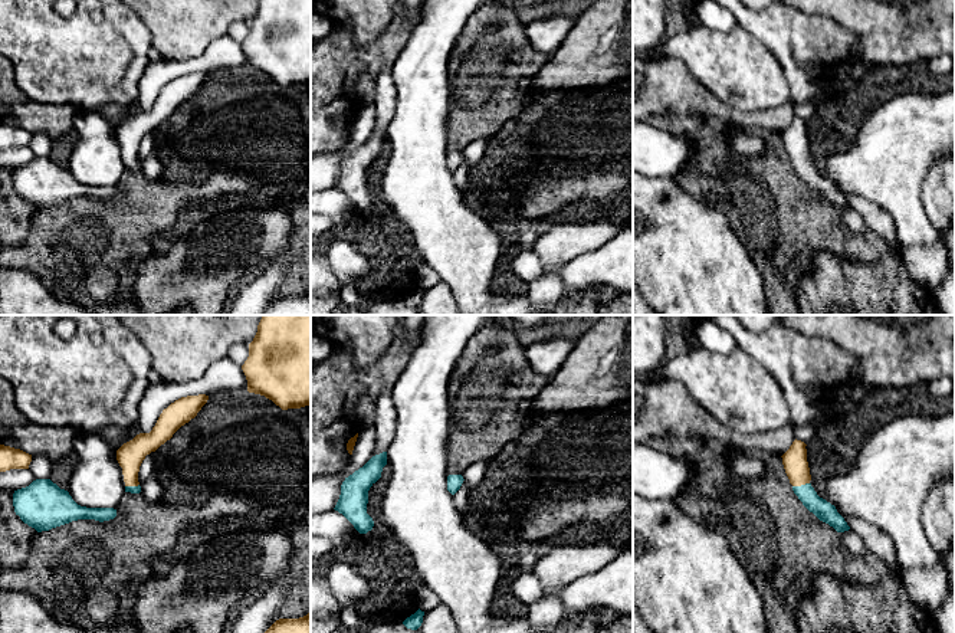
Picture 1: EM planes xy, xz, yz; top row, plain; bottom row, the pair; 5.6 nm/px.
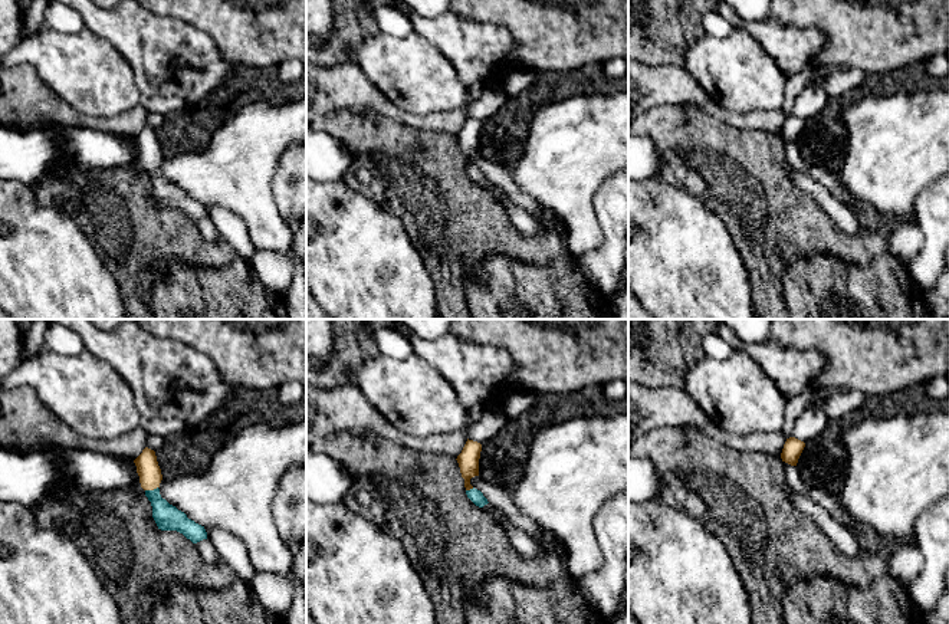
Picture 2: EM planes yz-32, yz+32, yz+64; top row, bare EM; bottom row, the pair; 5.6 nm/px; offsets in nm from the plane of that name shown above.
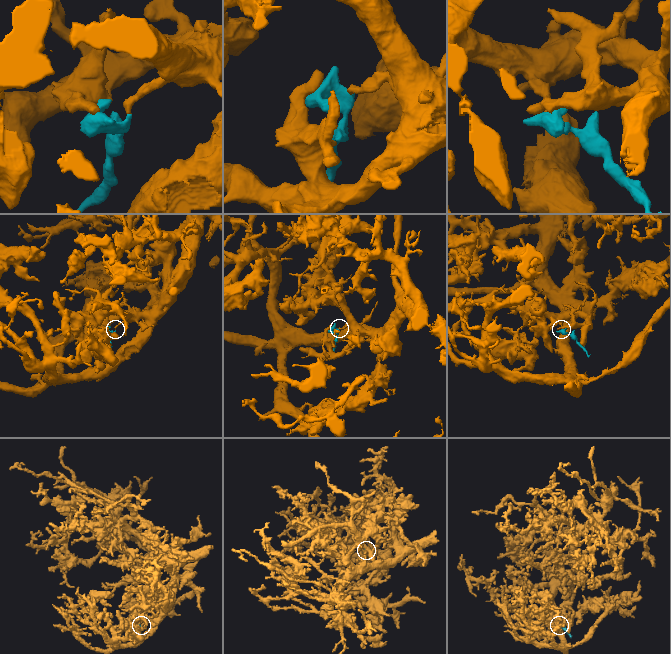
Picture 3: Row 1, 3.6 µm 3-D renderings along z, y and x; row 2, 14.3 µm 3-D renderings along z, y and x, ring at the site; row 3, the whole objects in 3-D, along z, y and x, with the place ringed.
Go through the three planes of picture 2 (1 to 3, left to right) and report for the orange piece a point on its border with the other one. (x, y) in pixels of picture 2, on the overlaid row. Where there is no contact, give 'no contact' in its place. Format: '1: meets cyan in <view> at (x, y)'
1: meets cyan in yz-32 at (151, 491)
2: meets cyan in yz+32 at (470, 489)
3: no contact

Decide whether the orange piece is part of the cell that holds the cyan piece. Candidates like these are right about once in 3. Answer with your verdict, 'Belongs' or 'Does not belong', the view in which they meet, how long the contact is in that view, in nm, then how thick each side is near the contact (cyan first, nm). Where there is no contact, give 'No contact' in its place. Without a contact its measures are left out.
Belongs. Touches cyan in yz. Shared border 100 nm. Thickness 110 nm (cyan) against 140 nm

